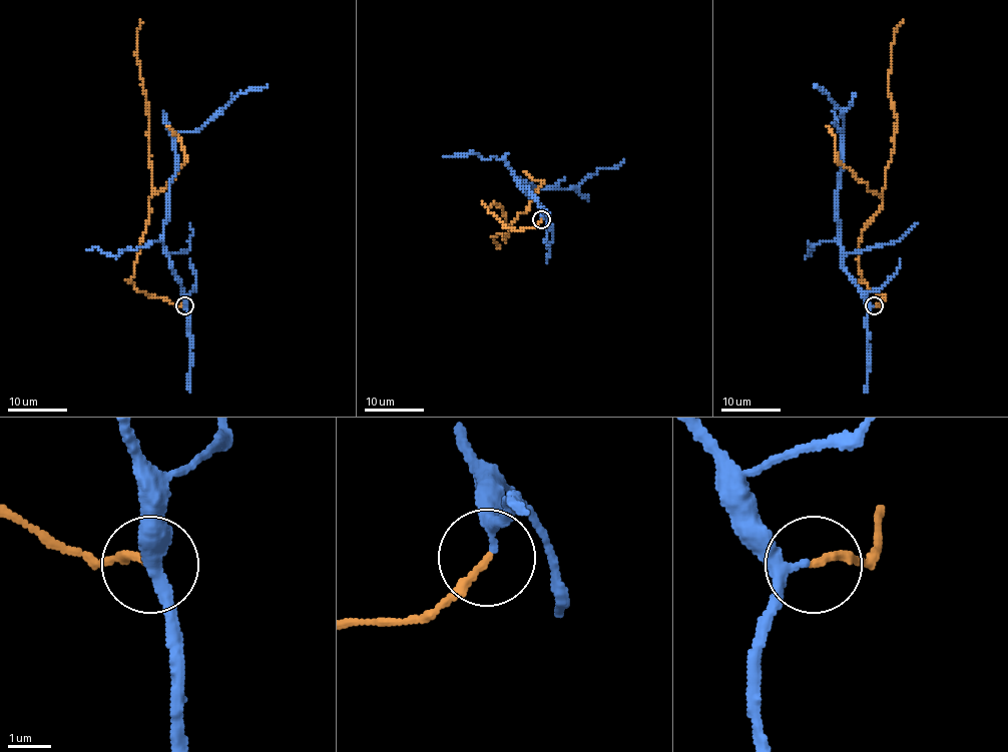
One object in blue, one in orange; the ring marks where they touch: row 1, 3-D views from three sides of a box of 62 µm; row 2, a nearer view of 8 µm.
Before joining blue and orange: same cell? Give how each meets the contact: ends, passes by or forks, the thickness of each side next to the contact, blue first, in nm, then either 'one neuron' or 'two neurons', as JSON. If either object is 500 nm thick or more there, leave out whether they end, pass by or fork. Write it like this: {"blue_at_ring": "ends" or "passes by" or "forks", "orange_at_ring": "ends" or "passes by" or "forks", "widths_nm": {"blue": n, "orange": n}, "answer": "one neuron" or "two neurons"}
{"blue_at_ring": "passes by", "orange_at_ring": "ends", "widths_nm": {"blue": 260, "orange": 180}, "answer": "one neuron"}

